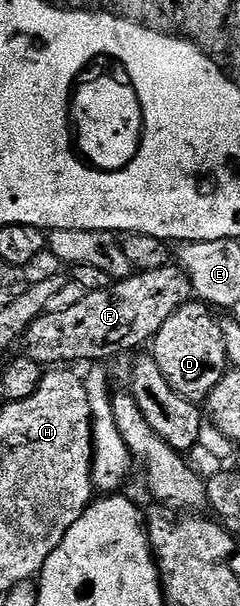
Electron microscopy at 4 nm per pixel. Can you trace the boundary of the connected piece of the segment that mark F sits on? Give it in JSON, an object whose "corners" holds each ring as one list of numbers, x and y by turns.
{"corners":[[168,266,161,270,135,272,123,280,116,280,105,290,88,292,81,298,81,302,73,302,60,312,44,312,28,326,21,337,22,355,42,366,63,366,66,360,95,360,91,362,105,362,110,356,119,356,122,352,131,352,143,343,154,341,155,335,165,326,165,322,178,310,182,304,192,303,193,293,191,283,182,268]]}

